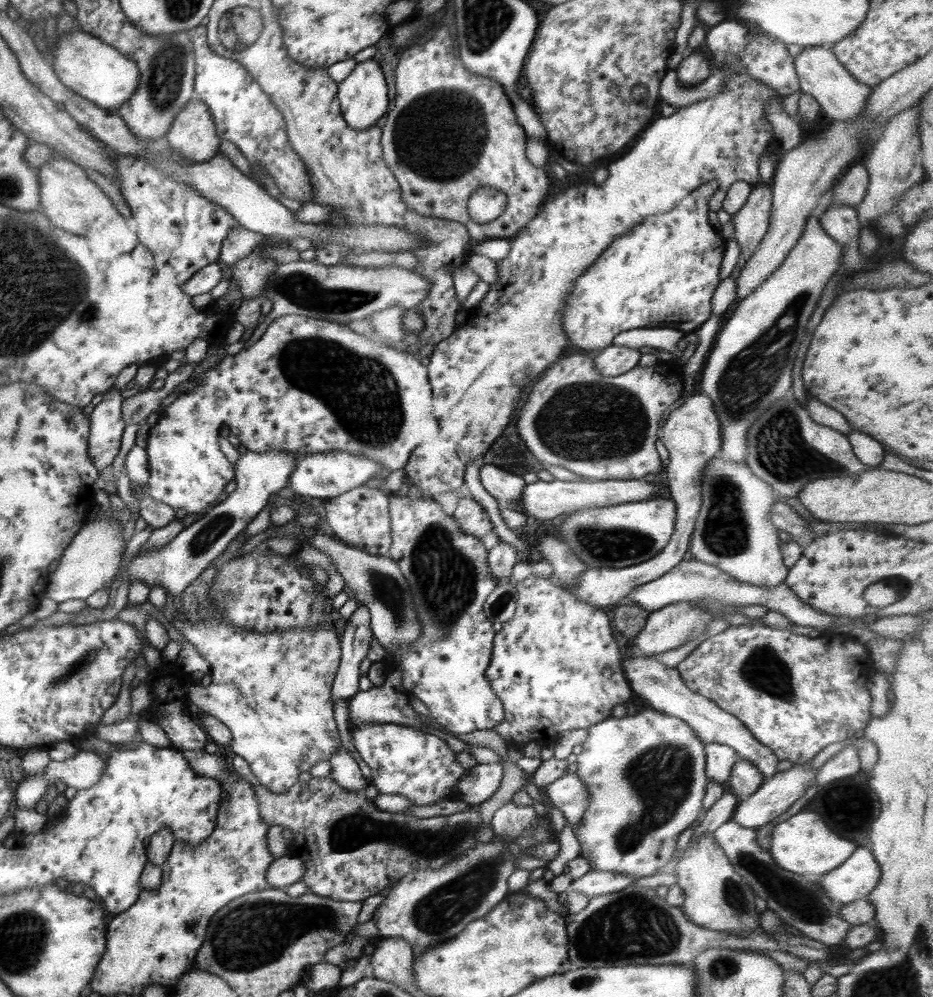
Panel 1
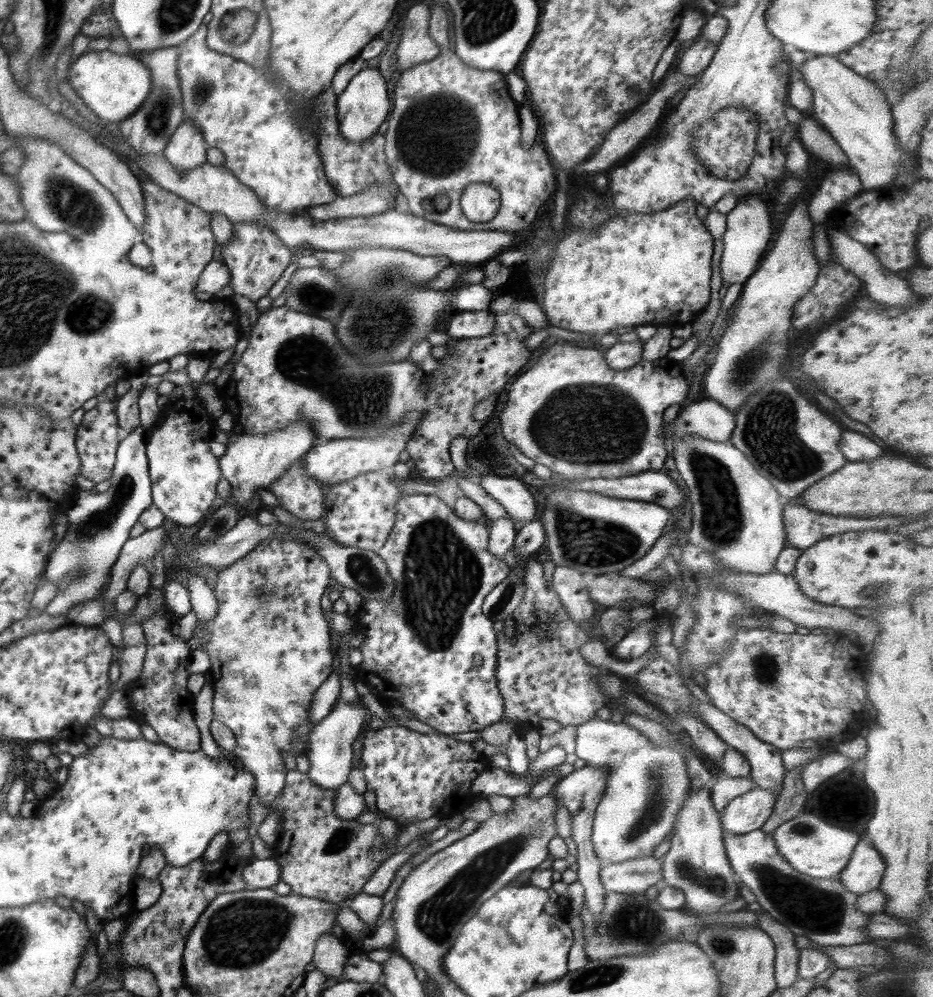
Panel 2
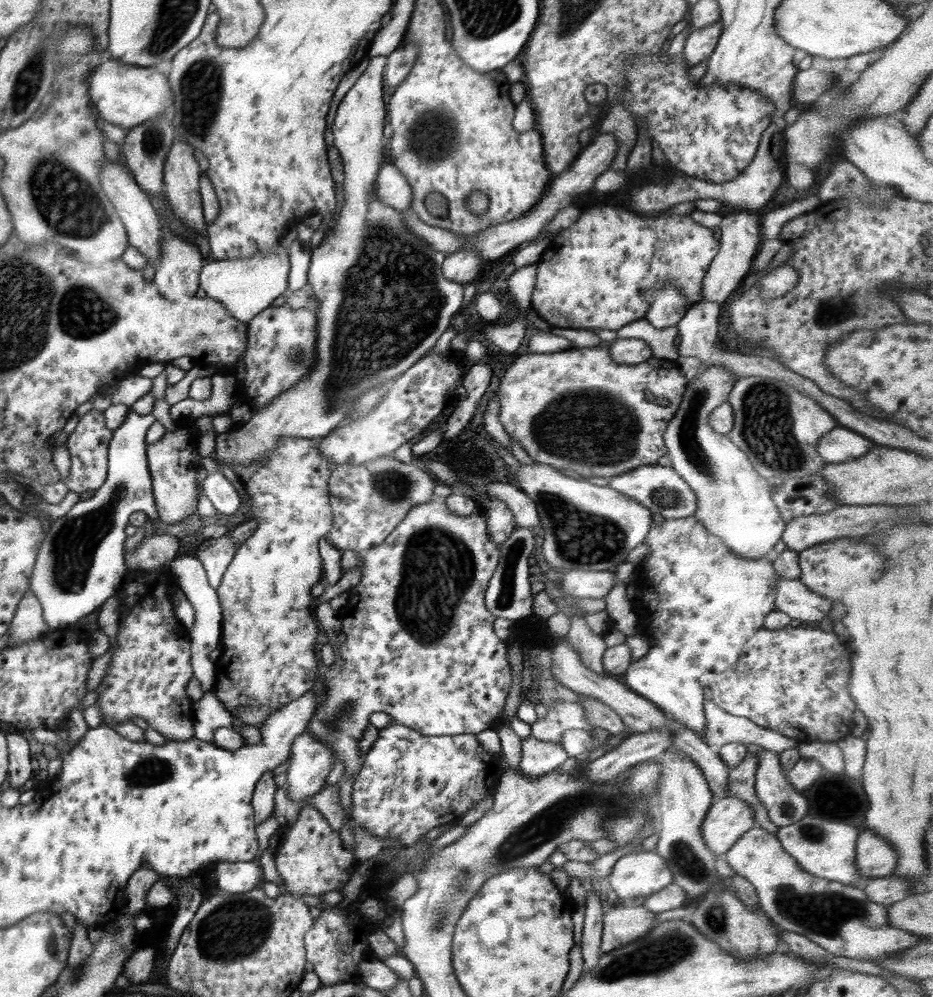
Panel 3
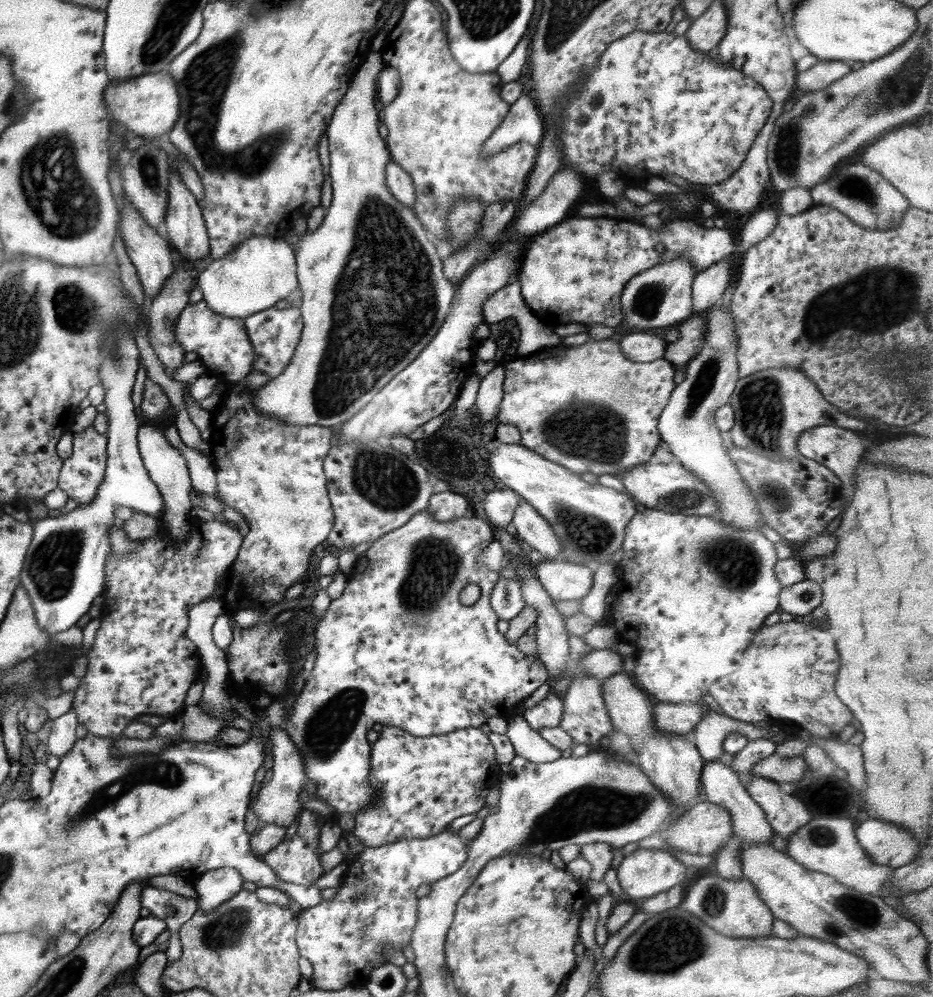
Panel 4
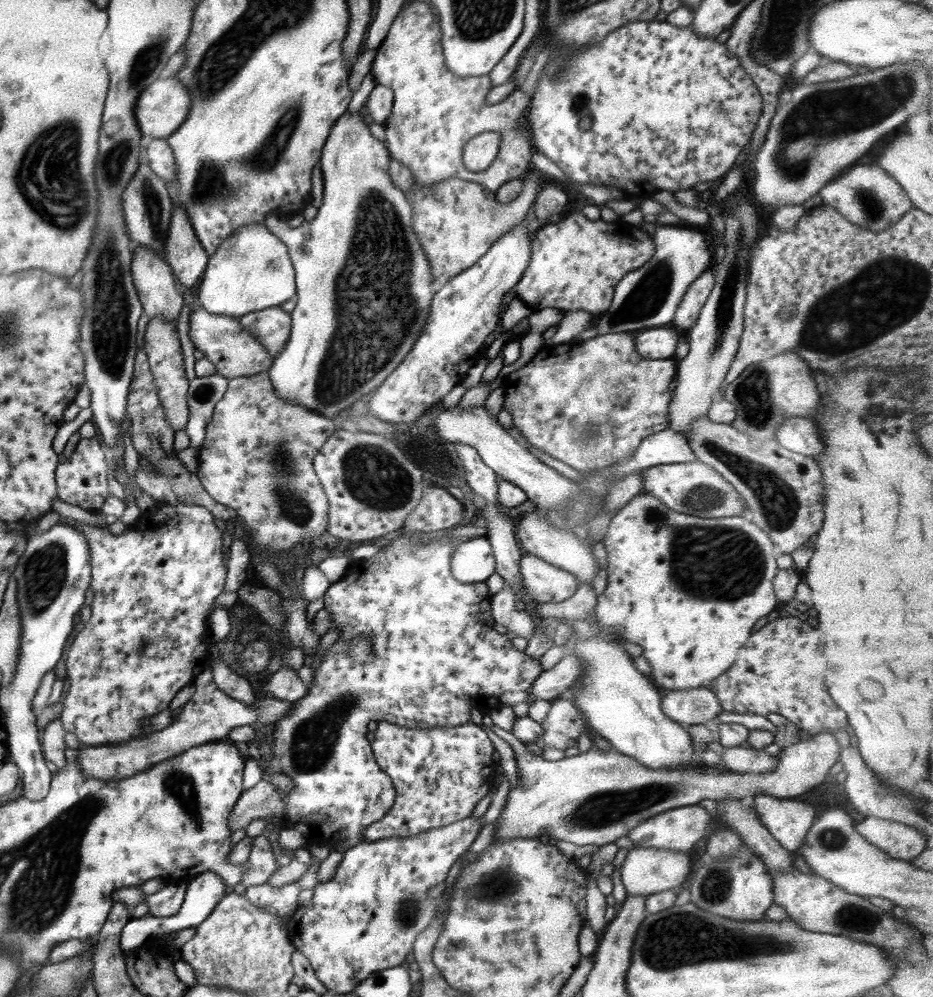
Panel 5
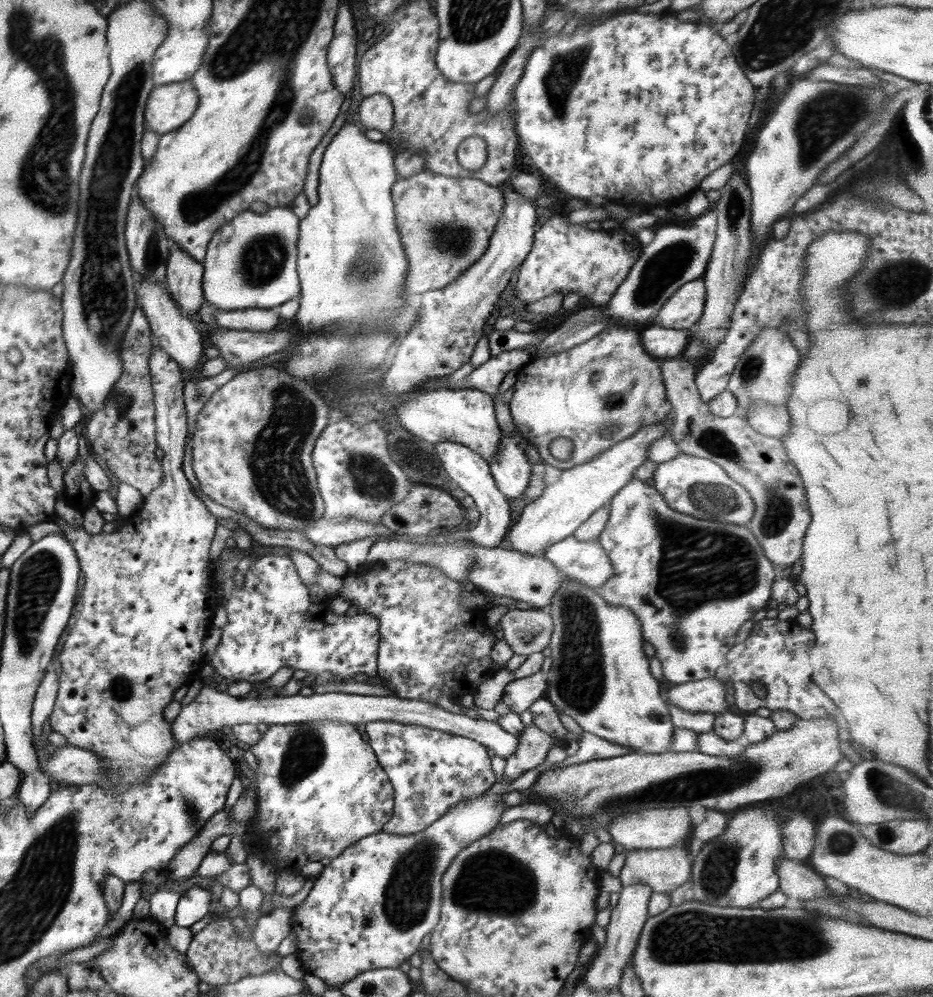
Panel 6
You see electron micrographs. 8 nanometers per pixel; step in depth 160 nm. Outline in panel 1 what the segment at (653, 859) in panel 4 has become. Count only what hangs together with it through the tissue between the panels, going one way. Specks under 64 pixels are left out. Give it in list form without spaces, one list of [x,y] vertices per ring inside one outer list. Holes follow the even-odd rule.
[[[588,871],[584,876],[573,880],[571,890],[577,890],[589,898],[601,894],[620,891],[627,886],[634,885],[638,878],[618,872]]]

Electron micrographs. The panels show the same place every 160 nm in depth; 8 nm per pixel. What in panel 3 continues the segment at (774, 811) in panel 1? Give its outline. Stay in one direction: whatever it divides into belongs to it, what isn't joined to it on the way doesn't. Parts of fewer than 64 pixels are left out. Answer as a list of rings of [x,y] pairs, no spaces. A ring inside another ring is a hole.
[[[722,798],[710,805],[701,835],[705,845],[716,856],[724,854],[744,834],[755,826],[755,812],[740,798]]]

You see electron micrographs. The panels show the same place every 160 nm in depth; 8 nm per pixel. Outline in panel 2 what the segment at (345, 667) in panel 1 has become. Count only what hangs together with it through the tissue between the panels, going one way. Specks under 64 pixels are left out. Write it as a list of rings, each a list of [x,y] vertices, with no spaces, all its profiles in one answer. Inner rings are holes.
[[[338,672],[330,673],[330,677],[322,682],[322,685],[314,693],[310,713],[308,713],[308,724],[316,725],[330,714],[336,701],[341,699],[340,684],[341,676],[338,676]]]

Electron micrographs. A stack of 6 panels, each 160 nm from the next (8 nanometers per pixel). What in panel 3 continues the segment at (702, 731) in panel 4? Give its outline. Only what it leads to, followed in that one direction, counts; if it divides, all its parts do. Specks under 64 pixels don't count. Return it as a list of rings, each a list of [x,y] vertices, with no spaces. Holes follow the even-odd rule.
[[[705,700],[703,707],[706,729],[701,737],[714,752],[718,753],[724,744],[738,742],[757,744],[778,755],[789,748],[797,748],[800,743],[798,740],[788,738],[776,731],[757,726],[746,718],[728,715],[725,710],[710,700]]]

